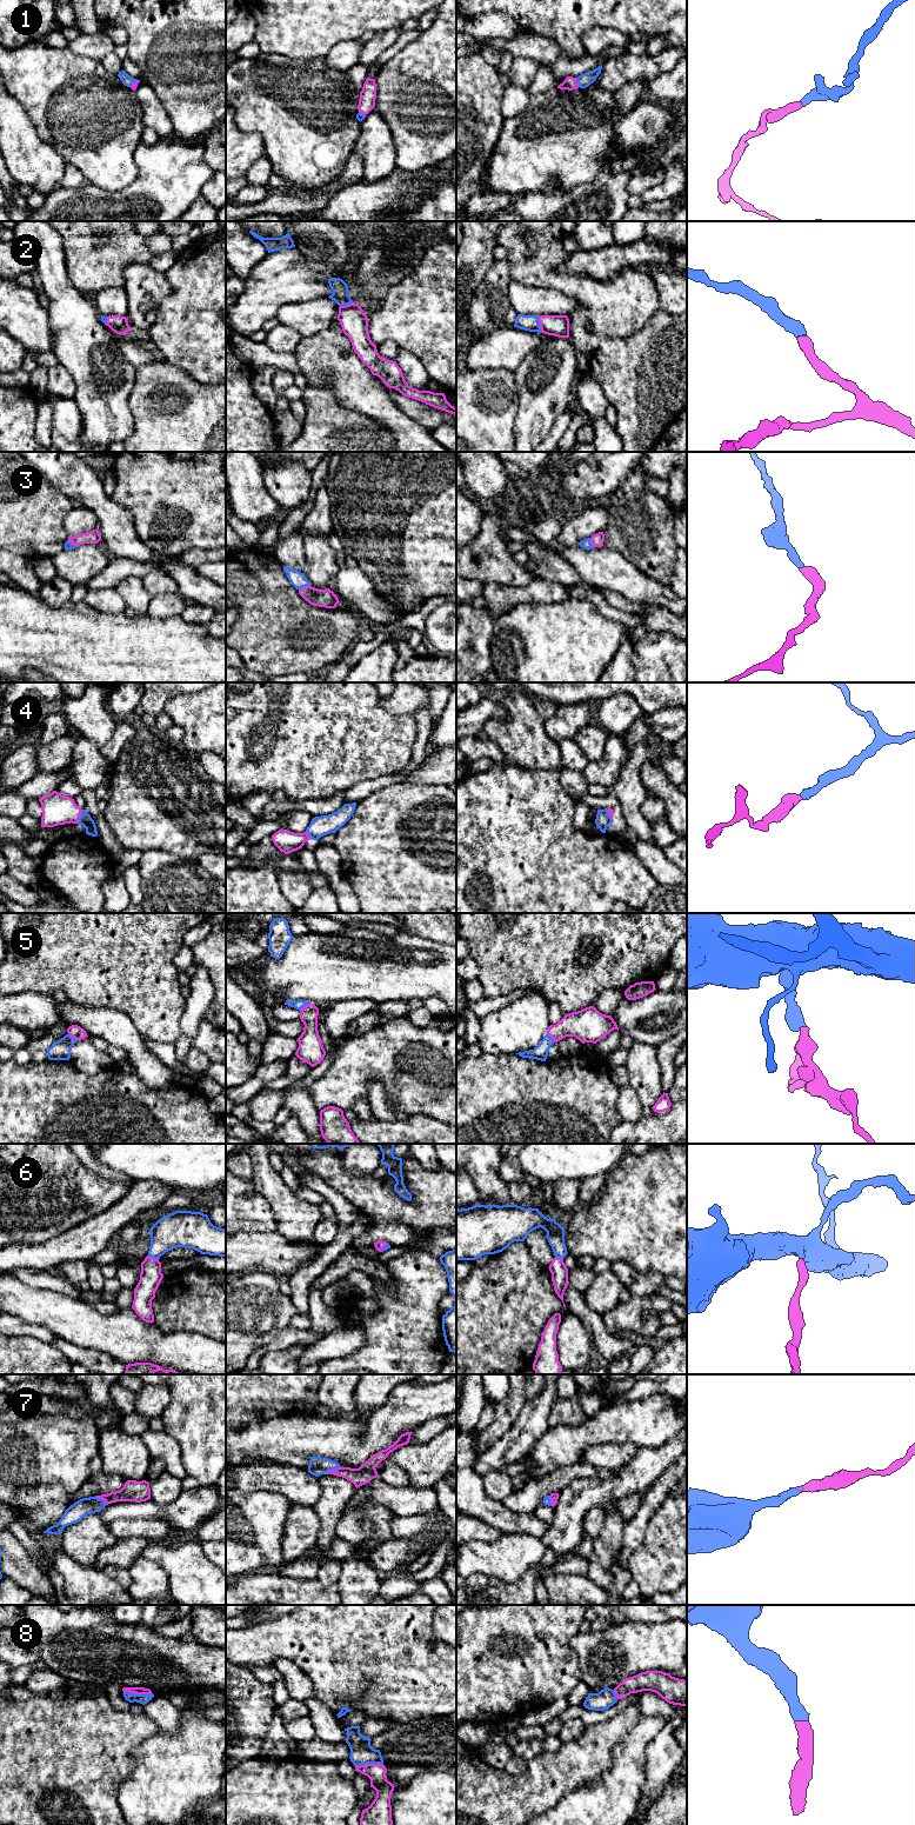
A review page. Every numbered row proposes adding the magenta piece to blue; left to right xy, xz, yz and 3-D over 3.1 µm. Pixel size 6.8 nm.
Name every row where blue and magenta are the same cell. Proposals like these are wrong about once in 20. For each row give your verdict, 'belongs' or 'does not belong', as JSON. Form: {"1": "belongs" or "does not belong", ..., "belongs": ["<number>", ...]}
{"1": "belongs", "2": "belongs", "3": "belongs", "4": "belongs", "5": "belongs", "6": "belongs", "7": "belongs", "8": "belongs", "belongs": ["1", "2", "3", "4", "5", "6", "7", "8"]}

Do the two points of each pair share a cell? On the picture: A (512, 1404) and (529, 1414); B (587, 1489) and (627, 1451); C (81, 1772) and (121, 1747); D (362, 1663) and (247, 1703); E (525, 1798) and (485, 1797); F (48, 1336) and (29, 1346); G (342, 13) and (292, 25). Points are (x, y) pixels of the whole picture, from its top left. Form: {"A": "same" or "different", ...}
{"A": "different", "B": "different", "C": "same", "D": "different", "E": "same", "F": "different", "G": "same"}

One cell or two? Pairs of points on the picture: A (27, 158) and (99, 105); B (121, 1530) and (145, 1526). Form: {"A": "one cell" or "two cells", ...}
{"A": "two cells", "B": "one cell"}

